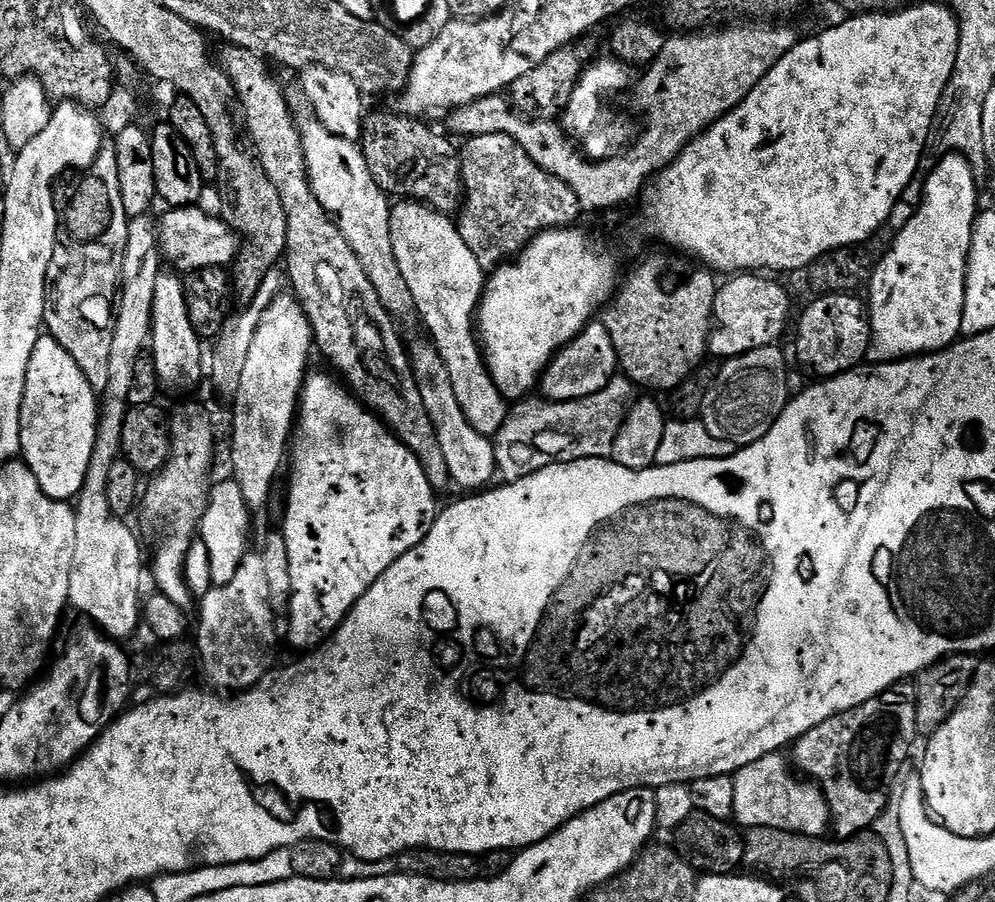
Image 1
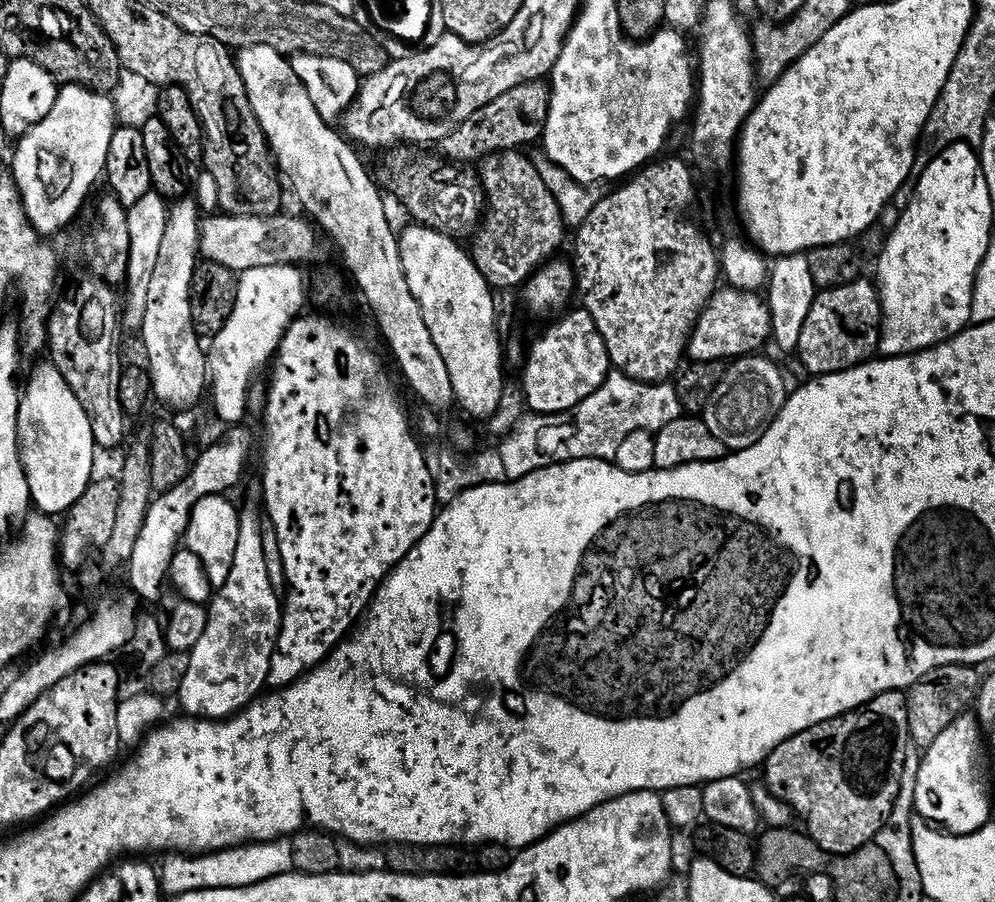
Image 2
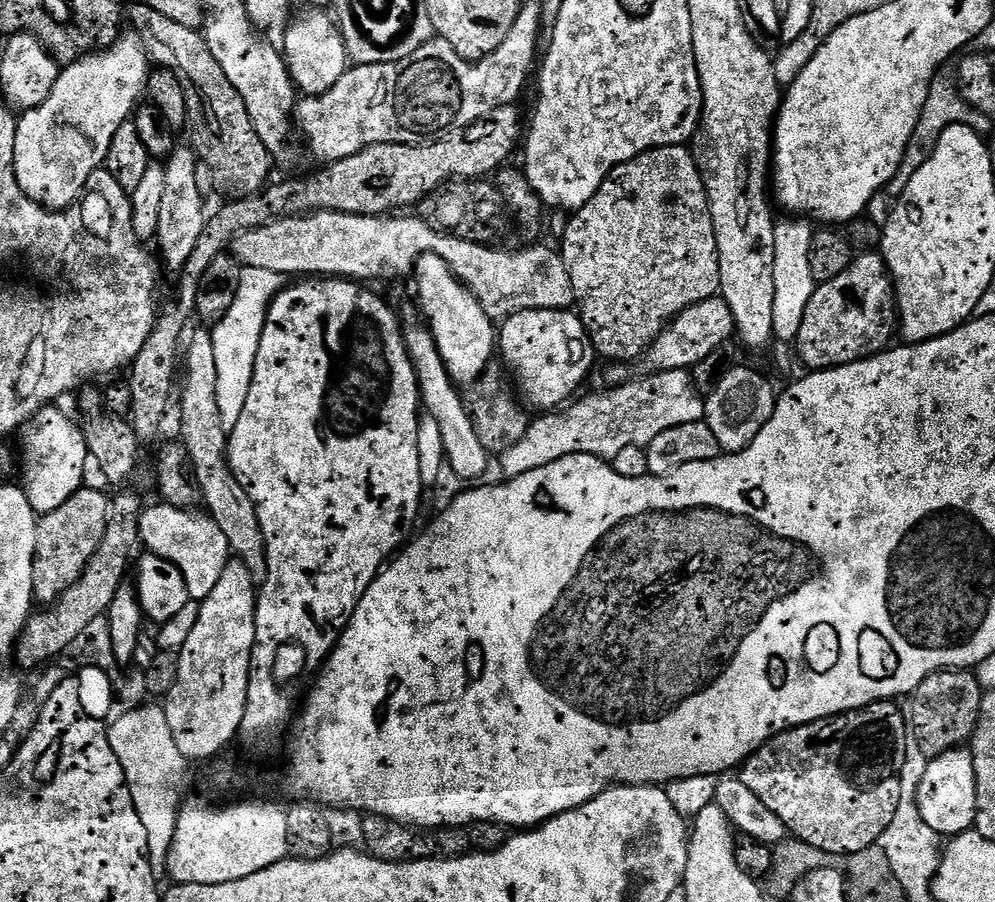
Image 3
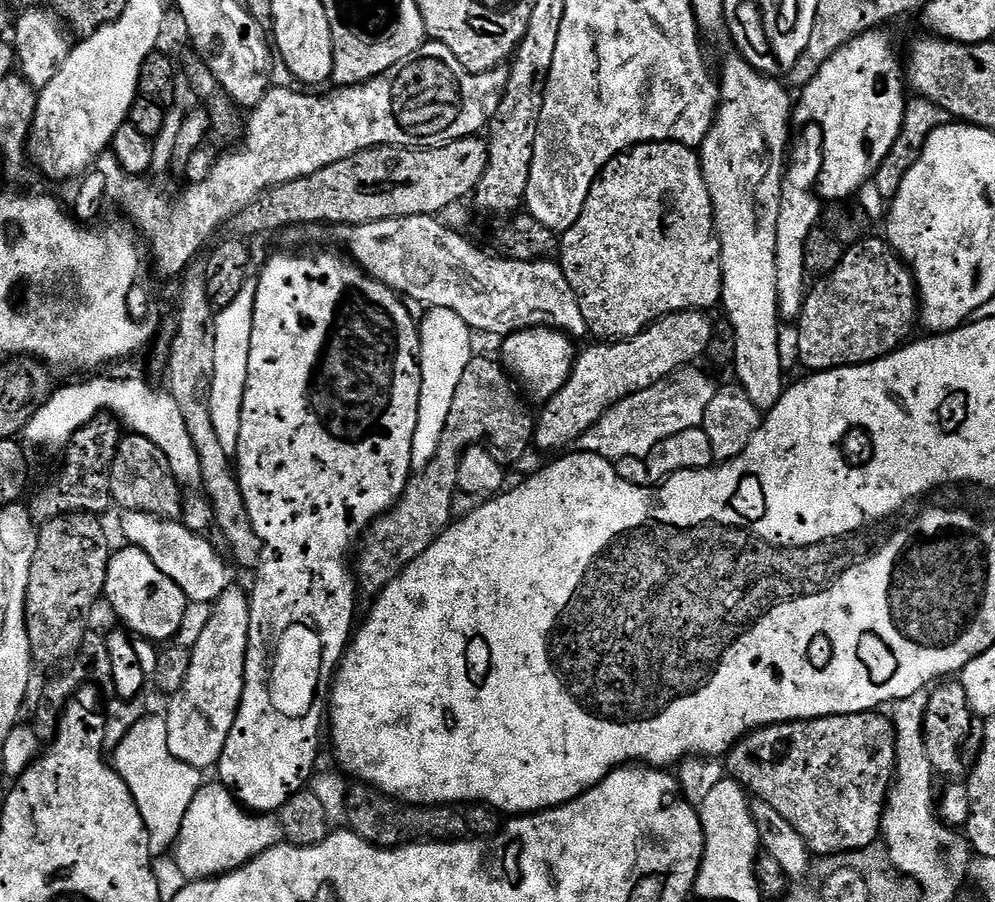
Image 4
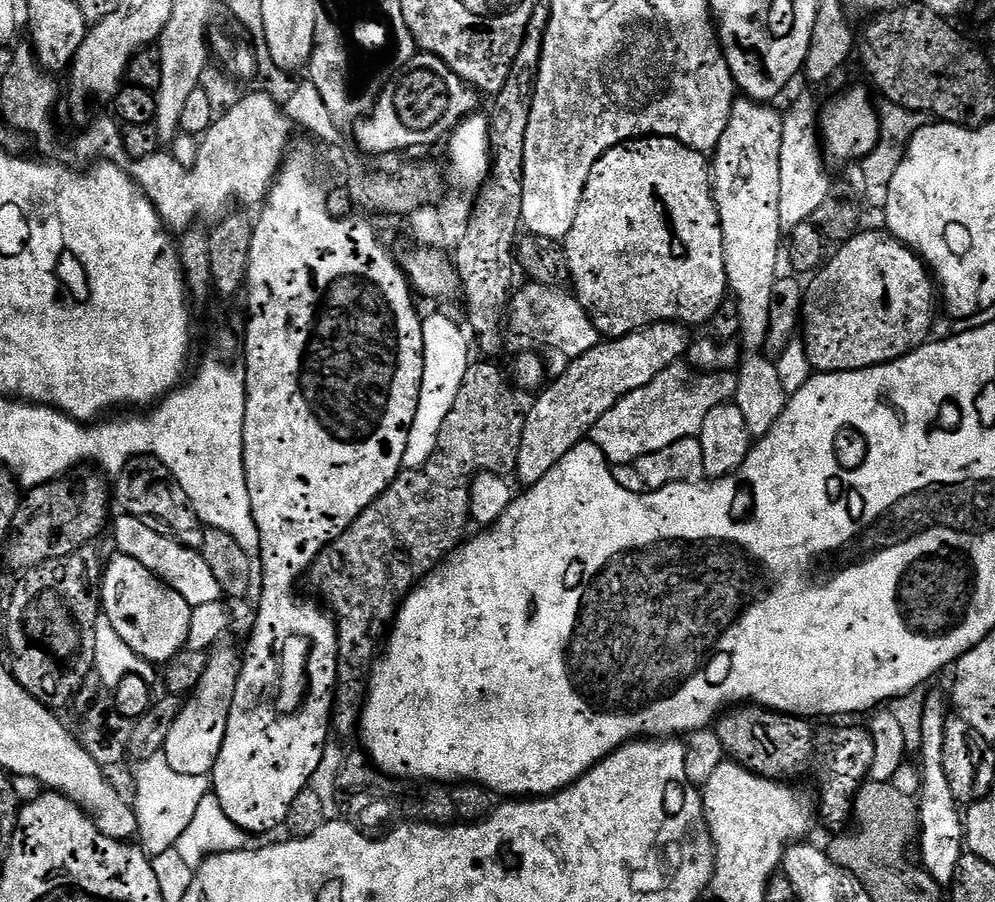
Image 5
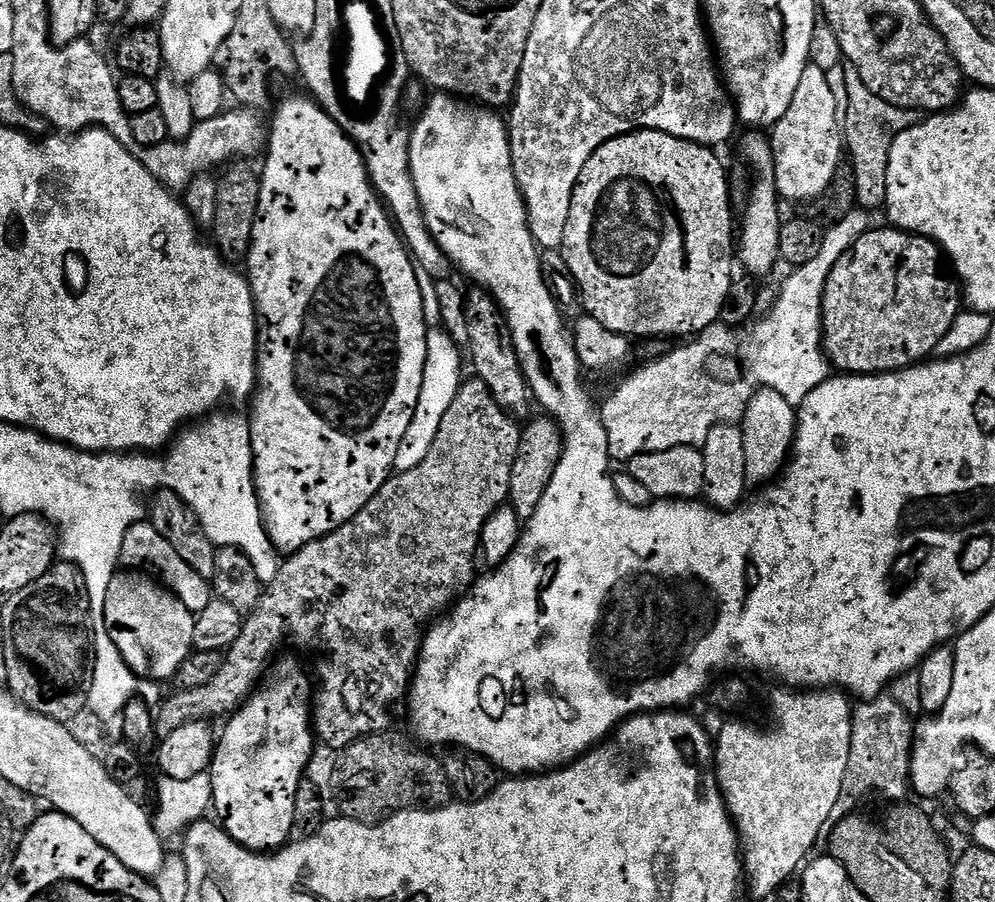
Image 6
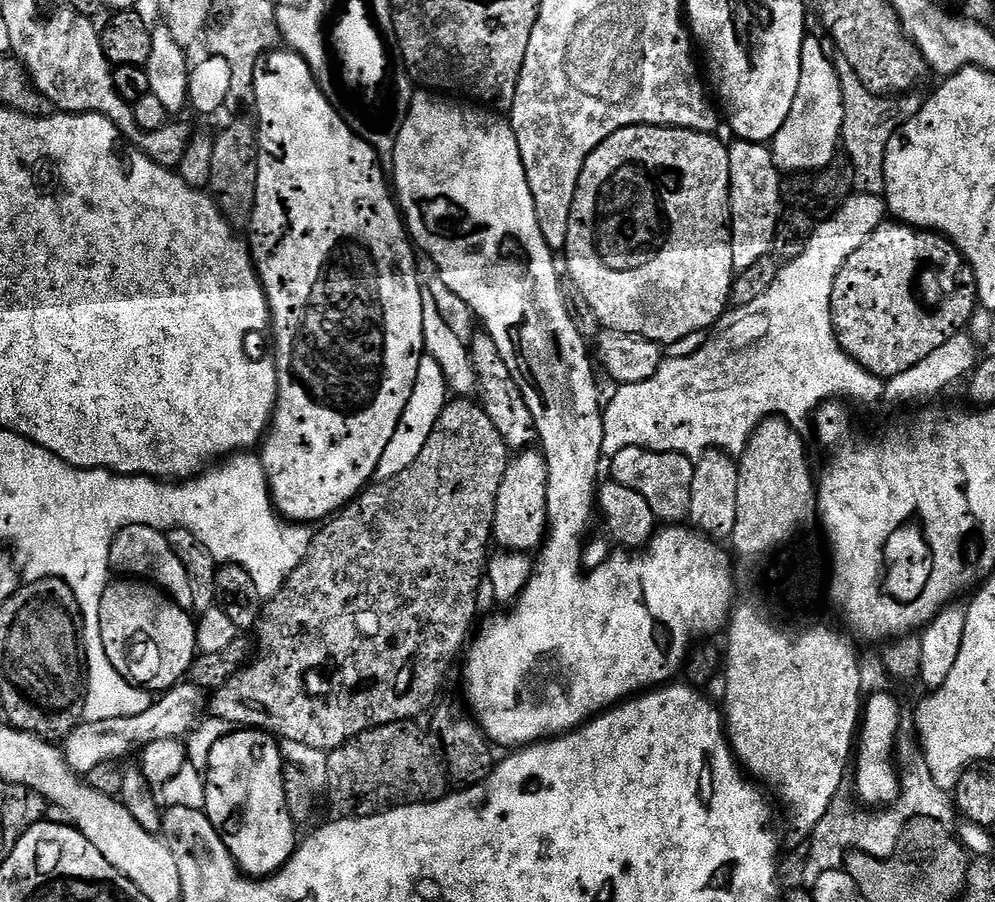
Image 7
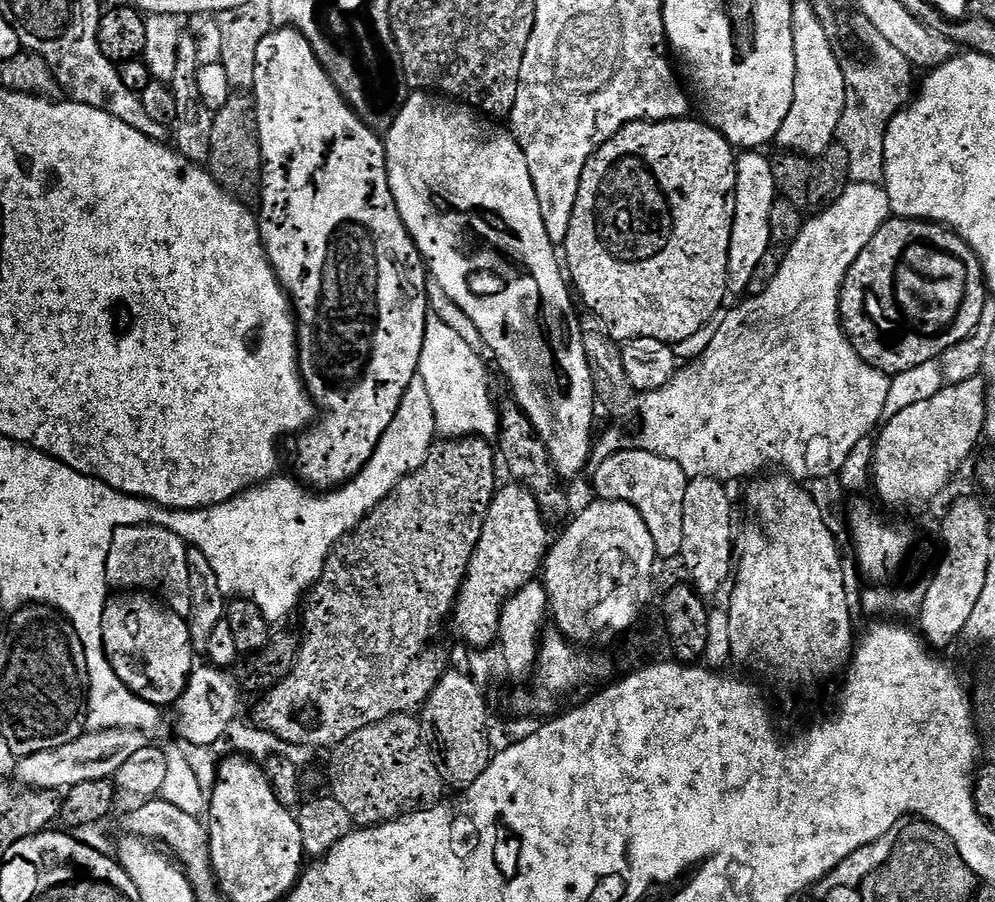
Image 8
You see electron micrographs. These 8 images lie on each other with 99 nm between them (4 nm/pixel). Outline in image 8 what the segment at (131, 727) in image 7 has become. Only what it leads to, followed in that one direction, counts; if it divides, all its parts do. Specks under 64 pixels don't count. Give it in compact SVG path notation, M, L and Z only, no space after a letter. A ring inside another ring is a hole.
M215 666L203 667L193 667L186 690L174 705L176 728L185 740L183 743L193 744L197 750L216 746L223 736L229 735L230 729L236 724L236 715L240 712L240 692L242 693L241 685L237 677L235 680L231 676L231 671ZM108 728L106 731L85 731L84 735L58 746L58 750L46 750L38 754L21 756L16 763L17 785L28 790L54 792L69 790L84 782L115 777L115 774L129 758L146 747L145 733L135 728Z

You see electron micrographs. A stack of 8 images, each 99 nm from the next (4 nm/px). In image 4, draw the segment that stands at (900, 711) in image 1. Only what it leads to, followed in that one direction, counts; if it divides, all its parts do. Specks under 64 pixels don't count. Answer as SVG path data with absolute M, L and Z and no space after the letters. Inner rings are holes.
M873 710L858 714L842 714L841 716L820 716L817 720L787 720L785 724L771 724L765 728L756 728L747 736L743 736L726 754L727 775L731 779L737 780L745 792L751 794L756 800L774 806L774 810L778 810L778 814L782 814L782 818L786 818L786 822L790 822L790 826L794 826L794 830L798 830L798 834L802 834L809 853L815 854L817 857L839 856L841 852L856 852L860 848L868 848L871 844L877 843L878 837L881 835L884 808L896 771L895 726L891 719L885 713L883 716L882 713L883 711Z

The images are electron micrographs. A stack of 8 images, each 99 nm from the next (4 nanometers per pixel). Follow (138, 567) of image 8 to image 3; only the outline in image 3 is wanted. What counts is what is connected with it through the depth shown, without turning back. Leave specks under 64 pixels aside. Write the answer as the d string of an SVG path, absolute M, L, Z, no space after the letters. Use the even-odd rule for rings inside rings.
M163 502L157 503L157 508L150 508L150 506L145 507L143 512L140 513L139 517L139 543L141 545L148 547L145 548L153 556L161 556L163 560L168 560L174 566L178 566L178 570L182 574L182 578L186 582L188 587L188 595L193 601L202 602L210 594L210 590L214 590L214 586L218 586L218 578L222 578L222 570L226 570L230 559L230 537L226 535L222 529L220 529L219 524L216 523L215 519L211 515L205 514L205 516L196 516L200 514L193 514L191 511L185 510L183 508L172 508L169 504Z

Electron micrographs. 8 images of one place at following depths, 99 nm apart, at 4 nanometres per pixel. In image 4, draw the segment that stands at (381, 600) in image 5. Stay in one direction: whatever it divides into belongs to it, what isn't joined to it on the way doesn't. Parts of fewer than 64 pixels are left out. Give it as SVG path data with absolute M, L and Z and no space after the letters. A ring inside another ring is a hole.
M477 355L468 363L462 374L462 382L458 382L458 390L454 390L454 402L450 402L450 418L446 418L442 442L438 442L438 450L434 458L409 479L395 506L372 521L359 541L358 551L354 556L354 575L361 593L380 593L390 582L394 582L394 578L398 578L398 574L402 574L402 570L406 570L406 566L410 566L410 562L417 560L446 531L449 524L453 523L452 503L455 502L456 496L458 497L456 486L458 462L466 449L483 445L499 464L512 466L533 447L533 413L532 416L528 413L529 405L522 399L513 381L510 382L508 379L510 379L509 373L495 359L487 360L486 357Z

